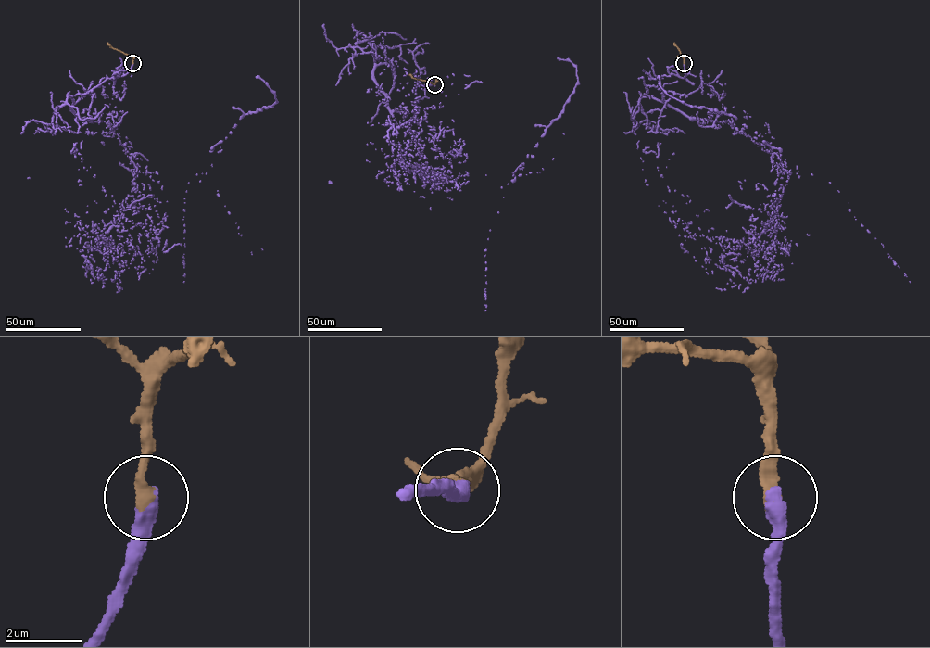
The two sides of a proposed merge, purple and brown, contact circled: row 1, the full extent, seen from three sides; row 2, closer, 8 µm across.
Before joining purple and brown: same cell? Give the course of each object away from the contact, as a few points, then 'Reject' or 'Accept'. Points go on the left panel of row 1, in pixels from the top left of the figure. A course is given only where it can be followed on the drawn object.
Course of purple: (132, 63), (72, 109), (109, 122), (131, 184), (160, 202), (184, 198), (212, 147), (276, 101), (256, 77). Course of brown: (132, 63), (131, 57), (112, 48), (107, 43). Accept

